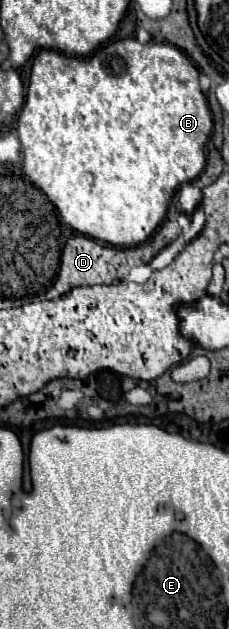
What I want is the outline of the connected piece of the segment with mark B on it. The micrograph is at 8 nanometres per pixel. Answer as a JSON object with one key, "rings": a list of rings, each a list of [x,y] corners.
{"rings":[[[135,37],[111,41],[109,45],[95,51],[89,59],[65,55],[65,53],[51,51],[51,49],[39,51],[33,61],[33,67],[31,67],[25,105],[17,119],[17,131],[19,131],[19,139],[21,139],[21,147],[23,147],[25,175],[49,197],[49,201],[59,209],[59,213],[67,225],[71,225],[73,229],[77,229],[79,233],[83,233],[87,237],[93,237],[93,239],[99,239],[99,241],[105,241],[105,243],[117,245],[117,247],[135,247],[143,241],[147,241],[151,237],[151,233],[159,227],[159,223],[163,221],[163,217],[169,209],[169,203],[171,203],[175,191],[179,189],[179,185],[189,183],[199,177],[199,173],[205,167],[205,143],[209,139],[211,129],[213,129],[211,109],[199,87],[199,71],[195,69],[191,59],[179,47],[175,47],[171,43],[157,43],[157,41],[139,43]]]}

